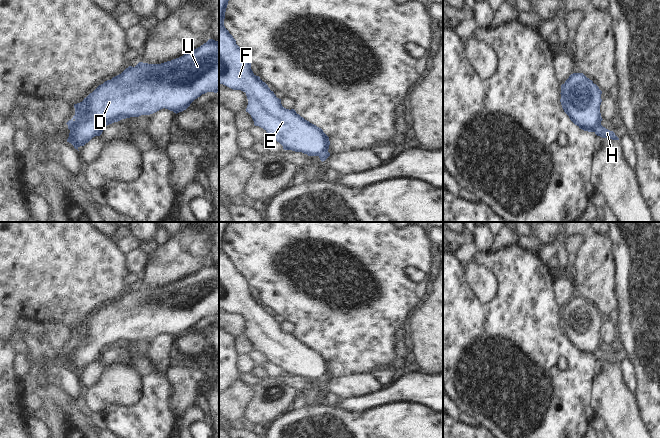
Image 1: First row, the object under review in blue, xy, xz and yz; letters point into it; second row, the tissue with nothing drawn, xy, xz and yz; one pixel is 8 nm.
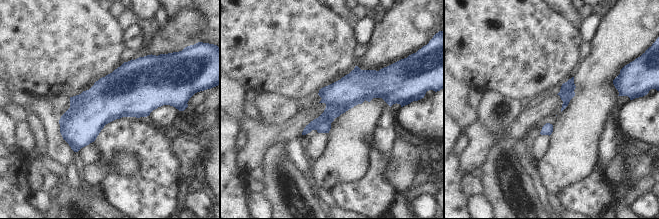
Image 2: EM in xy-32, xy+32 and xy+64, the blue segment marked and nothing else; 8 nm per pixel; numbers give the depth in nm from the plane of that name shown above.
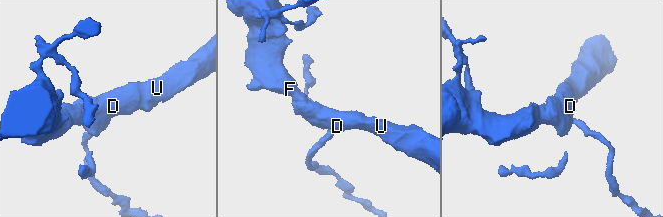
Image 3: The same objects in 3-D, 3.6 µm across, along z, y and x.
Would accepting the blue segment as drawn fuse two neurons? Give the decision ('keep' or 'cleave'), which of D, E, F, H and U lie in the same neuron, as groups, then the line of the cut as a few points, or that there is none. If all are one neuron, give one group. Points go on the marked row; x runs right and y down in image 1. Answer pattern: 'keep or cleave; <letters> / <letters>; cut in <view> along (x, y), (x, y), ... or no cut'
cleave; D E F U / H; cut in xz along (327, 150), (323, 150), (317, 155)

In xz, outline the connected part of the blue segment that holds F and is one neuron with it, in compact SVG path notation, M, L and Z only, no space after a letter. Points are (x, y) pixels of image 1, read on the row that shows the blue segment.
M219 0L219 83L246 93L248 99L246 112L251 115L254 125L263 128L270 138L283 146L284 150L302 152L308 156L318 156L319 153L328 151L330 141L323 130L305 120L294 109L284 108L281 99L277 98L268 85L253 73L252 61L224 26L228 1Z

